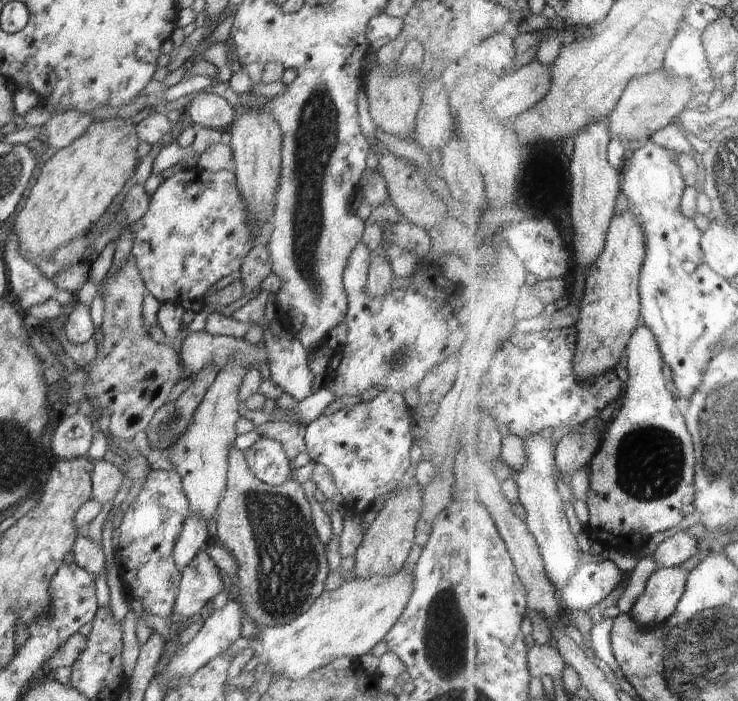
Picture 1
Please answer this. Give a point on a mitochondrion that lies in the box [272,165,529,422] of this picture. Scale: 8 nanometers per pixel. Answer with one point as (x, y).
(397, 361)

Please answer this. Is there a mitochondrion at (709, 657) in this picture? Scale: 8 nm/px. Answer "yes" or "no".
yes

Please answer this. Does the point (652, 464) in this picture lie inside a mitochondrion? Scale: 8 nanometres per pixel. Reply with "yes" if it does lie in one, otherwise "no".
yes

